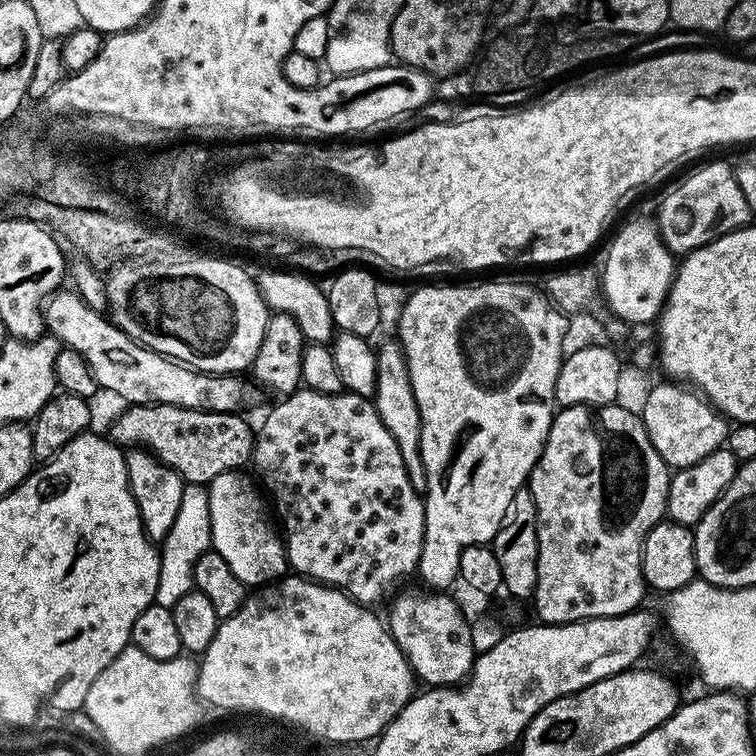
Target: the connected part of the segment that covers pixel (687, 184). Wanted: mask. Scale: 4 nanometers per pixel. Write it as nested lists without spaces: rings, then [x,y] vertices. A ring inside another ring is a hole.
[[[704,164],[661,202],[660,213],[655,213],[654,219],[664,245],[673,254],[687,254],[714,242],[722,234],[745,227],[753,216],[742,190],[738,190],[735,171],[724,164]]]

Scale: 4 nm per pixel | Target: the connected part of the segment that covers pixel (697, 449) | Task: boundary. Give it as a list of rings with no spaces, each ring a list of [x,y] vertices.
[[[680,382],[664,383],[668,384],[656,384],[649,390],[644,400],[642,419],[650,442],[654,442],[654,450],[658,450],[669,469],[694,466],[694,462],[702,462],[706,454],[725,447],[730,431],[729,421],[699,391]]]

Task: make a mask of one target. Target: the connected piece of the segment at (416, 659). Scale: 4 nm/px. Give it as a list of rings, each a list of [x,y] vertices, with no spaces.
[[[412,588],[409,592],[397,591],[391,597],[392,609],[388,612],[388,620],[386,616],[386,627],[391,632],[396,644],[404,651],[404,656],[408,660],[413,673],[417,677],[420,676],[425,680],[425,685],[459,685],[461,682],[467,681],[469,673],[472,670],[473,661],[477,657],[477,653],[472,649],[470,642],[470,630],[472,625],[469,617],[464,617],[460,613],[460,608],[454,601],[440,590],[423,590]]]

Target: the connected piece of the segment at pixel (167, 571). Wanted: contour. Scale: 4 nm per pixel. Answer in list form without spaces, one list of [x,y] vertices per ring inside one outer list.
[[[185,483],[178,515],[170,533],[160,542],[160,562],[158,588],[155,590],[154,602],[160,606],[172,608],[178,600],[193,591],[194,562],[201,554],[211,549],[211,522],[208,508],[207,487],[202,484]]]

